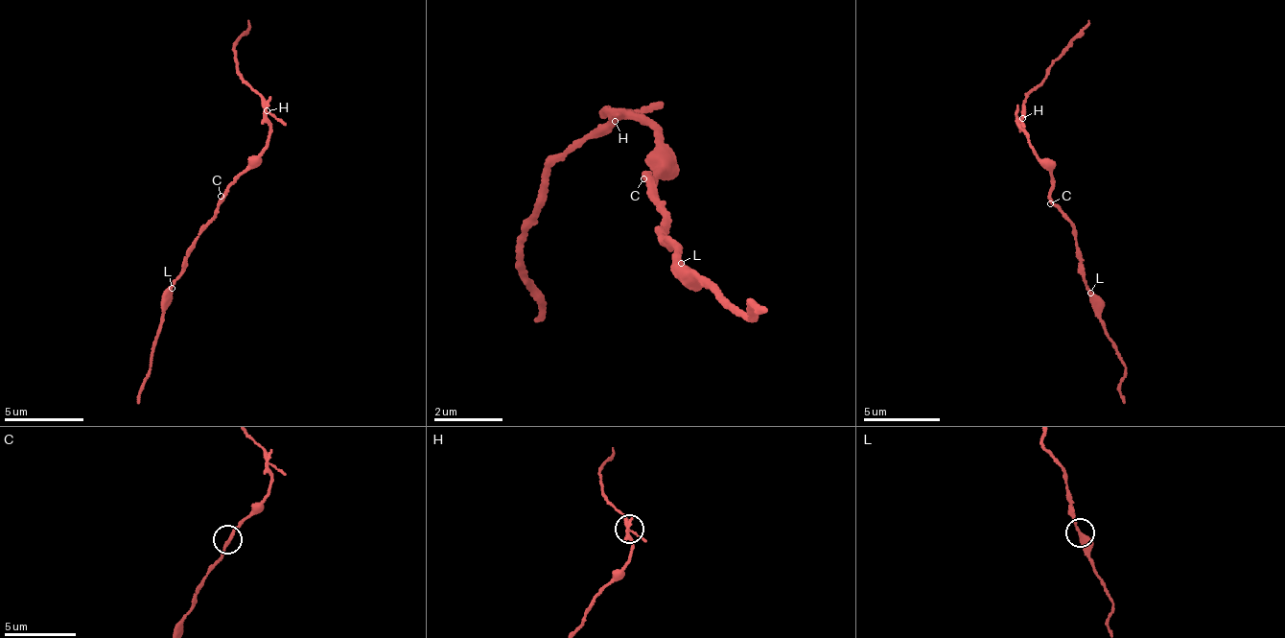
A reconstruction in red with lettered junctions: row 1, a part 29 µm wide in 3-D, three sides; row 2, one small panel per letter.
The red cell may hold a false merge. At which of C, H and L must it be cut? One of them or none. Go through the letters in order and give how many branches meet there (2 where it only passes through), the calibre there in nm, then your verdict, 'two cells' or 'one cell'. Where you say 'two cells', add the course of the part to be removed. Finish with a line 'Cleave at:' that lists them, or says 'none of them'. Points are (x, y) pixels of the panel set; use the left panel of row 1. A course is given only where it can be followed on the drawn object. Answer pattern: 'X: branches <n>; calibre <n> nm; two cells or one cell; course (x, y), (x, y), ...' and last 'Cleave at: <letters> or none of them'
C: branches 2; calibre 200 nm; one cell
H: branches 3; calibre 240 nm; two cells; course (268, 111), (263, 93), (246, 82), (233, 53), (248, 19)
L: branches 2; calibre 340 nm; one cell
Cleave at: H

